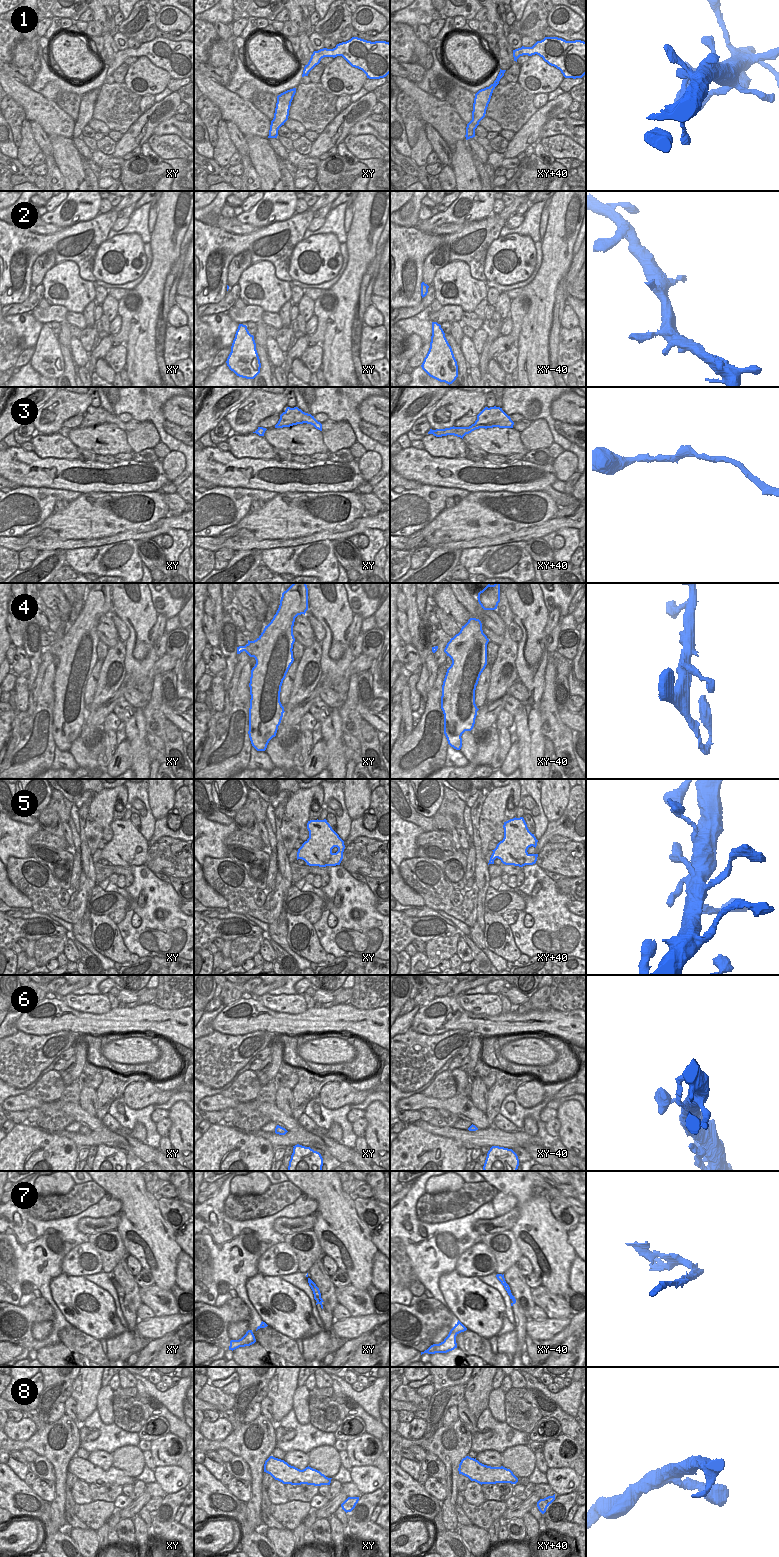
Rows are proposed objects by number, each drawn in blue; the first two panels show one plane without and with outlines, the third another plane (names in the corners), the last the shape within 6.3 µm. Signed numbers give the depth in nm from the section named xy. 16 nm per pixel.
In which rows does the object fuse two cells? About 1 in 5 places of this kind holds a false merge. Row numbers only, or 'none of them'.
7

